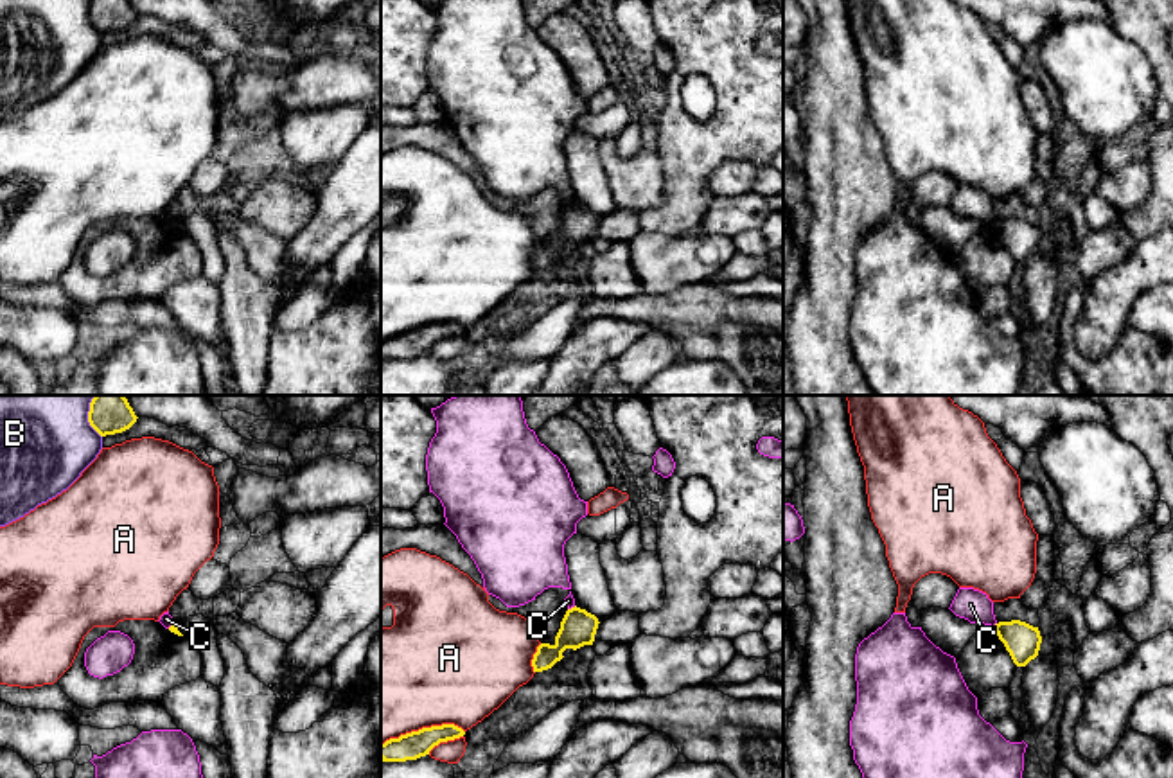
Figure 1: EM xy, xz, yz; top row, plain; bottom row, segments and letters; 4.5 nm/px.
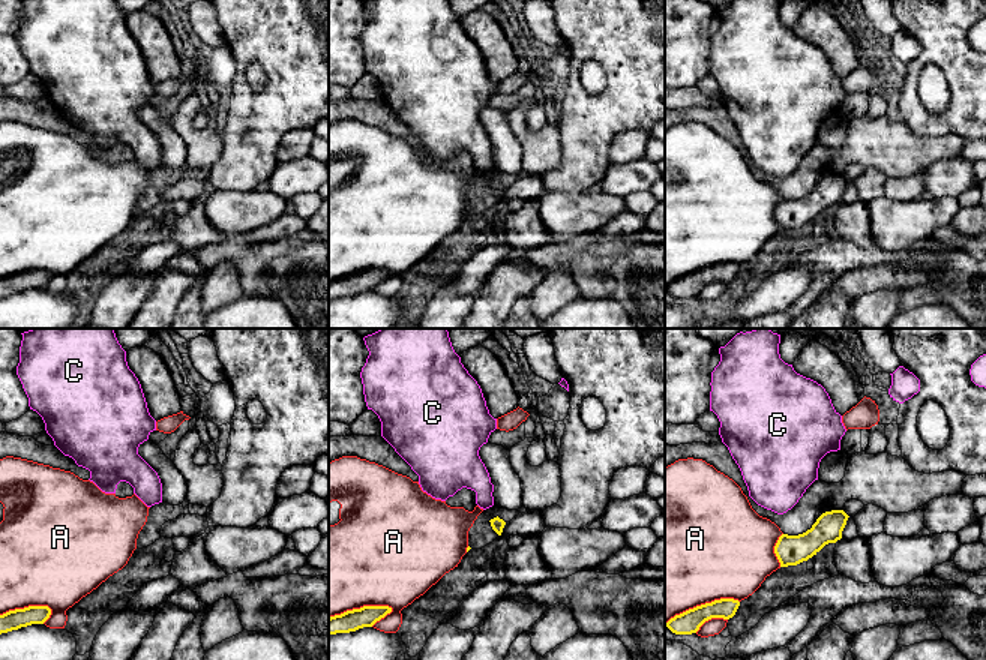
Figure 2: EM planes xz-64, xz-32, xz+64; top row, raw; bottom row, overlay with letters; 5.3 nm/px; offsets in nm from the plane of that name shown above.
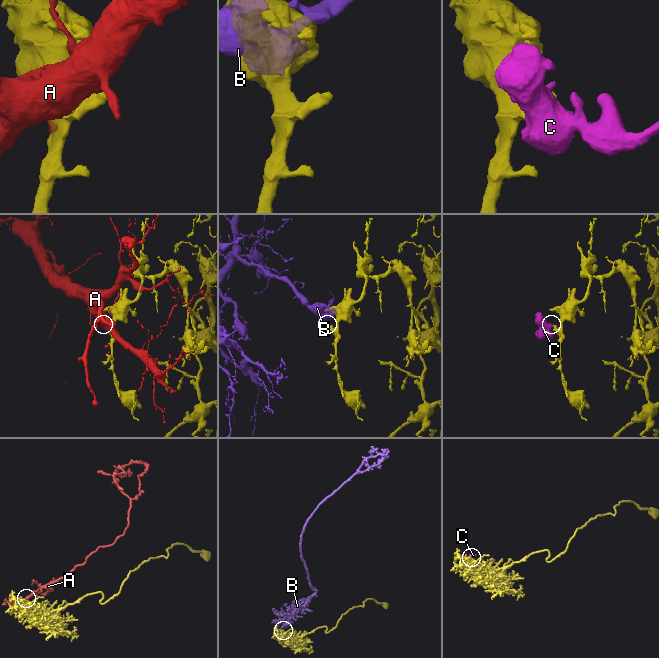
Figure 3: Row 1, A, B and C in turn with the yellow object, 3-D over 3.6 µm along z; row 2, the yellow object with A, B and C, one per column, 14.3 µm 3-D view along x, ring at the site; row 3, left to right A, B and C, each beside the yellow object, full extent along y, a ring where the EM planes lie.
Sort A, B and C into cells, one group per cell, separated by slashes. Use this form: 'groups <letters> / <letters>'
groups A / B / C

